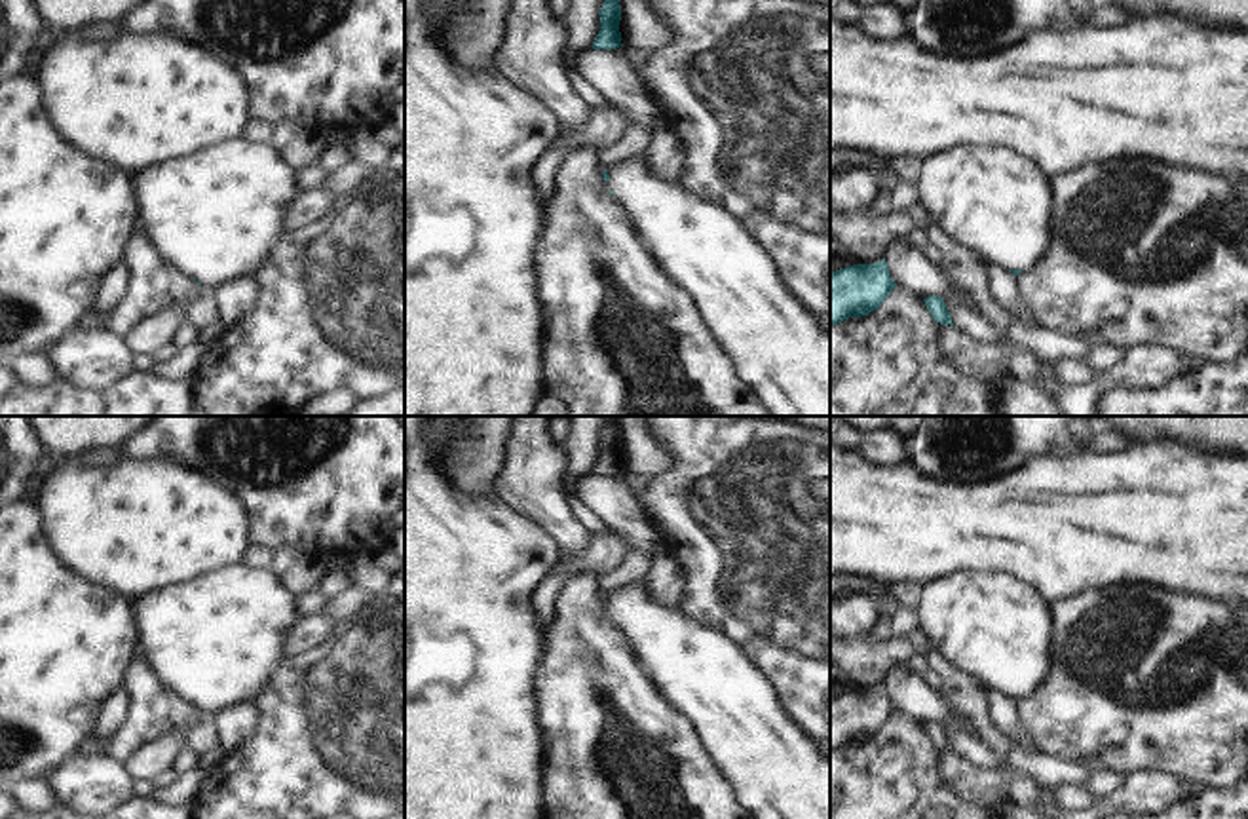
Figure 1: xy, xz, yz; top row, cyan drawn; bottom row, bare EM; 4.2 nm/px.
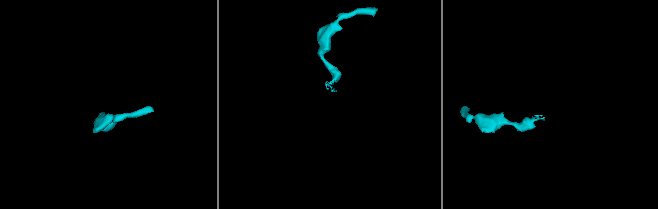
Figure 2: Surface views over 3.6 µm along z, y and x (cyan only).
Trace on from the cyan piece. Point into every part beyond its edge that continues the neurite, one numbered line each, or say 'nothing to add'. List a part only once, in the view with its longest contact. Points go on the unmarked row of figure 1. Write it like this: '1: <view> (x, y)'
1: xz (779, 772)

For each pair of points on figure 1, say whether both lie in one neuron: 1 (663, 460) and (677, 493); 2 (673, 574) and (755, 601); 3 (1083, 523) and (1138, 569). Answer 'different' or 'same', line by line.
1: different
2: different
3: same

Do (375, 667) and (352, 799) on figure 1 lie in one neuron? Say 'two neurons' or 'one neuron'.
one neuron

